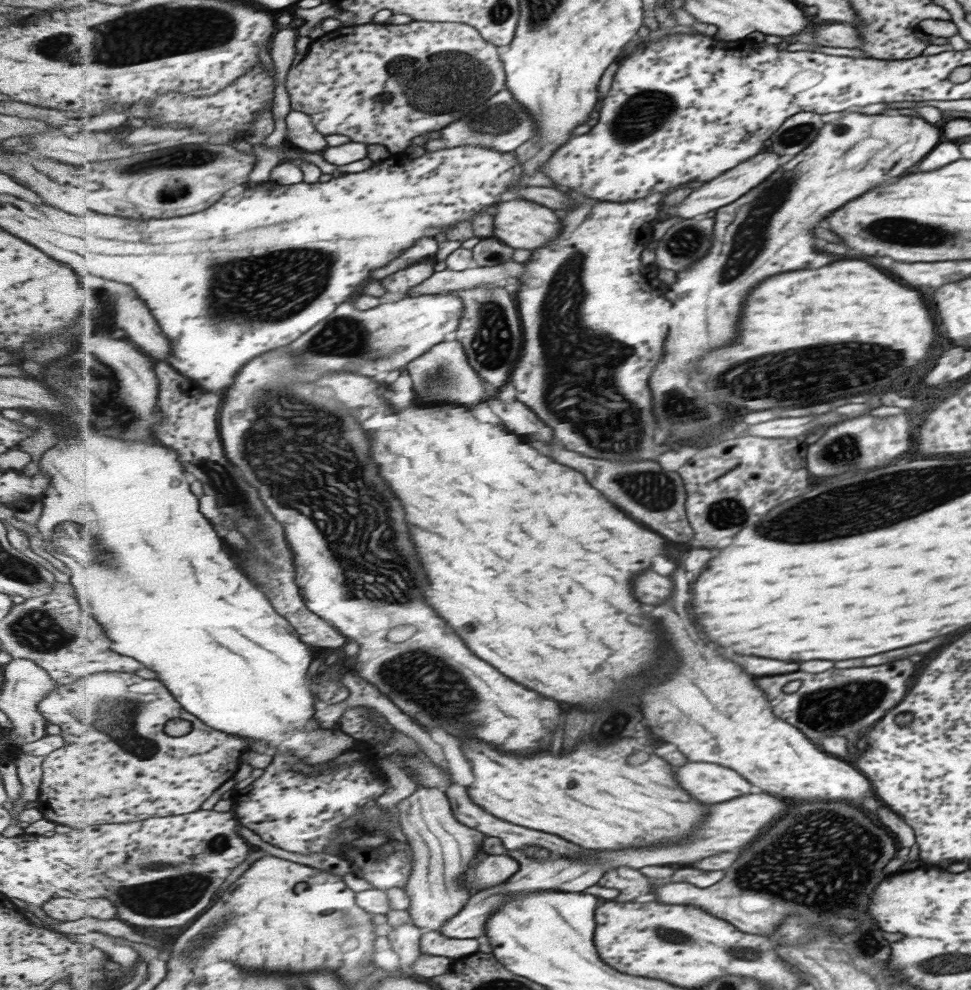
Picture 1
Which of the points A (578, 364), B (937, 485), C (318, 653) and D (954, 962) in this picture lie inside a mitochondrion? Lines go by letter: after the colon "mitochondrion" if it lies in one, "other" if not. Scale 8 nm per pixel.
A: mitochondrion
B: mitochondrion
C: other
D: mitochondrion

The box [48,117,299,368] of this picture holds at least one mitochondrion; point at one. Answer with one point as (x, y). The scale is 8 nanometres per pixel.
(199, 157)

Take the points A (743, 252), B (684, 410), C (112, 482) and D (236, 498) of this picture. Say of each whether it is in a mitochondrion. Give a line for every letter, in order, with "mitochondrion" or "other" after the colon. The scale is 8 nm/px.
A: mitochondrion
B: mitochondrion
C: other
D: mitochondrion

